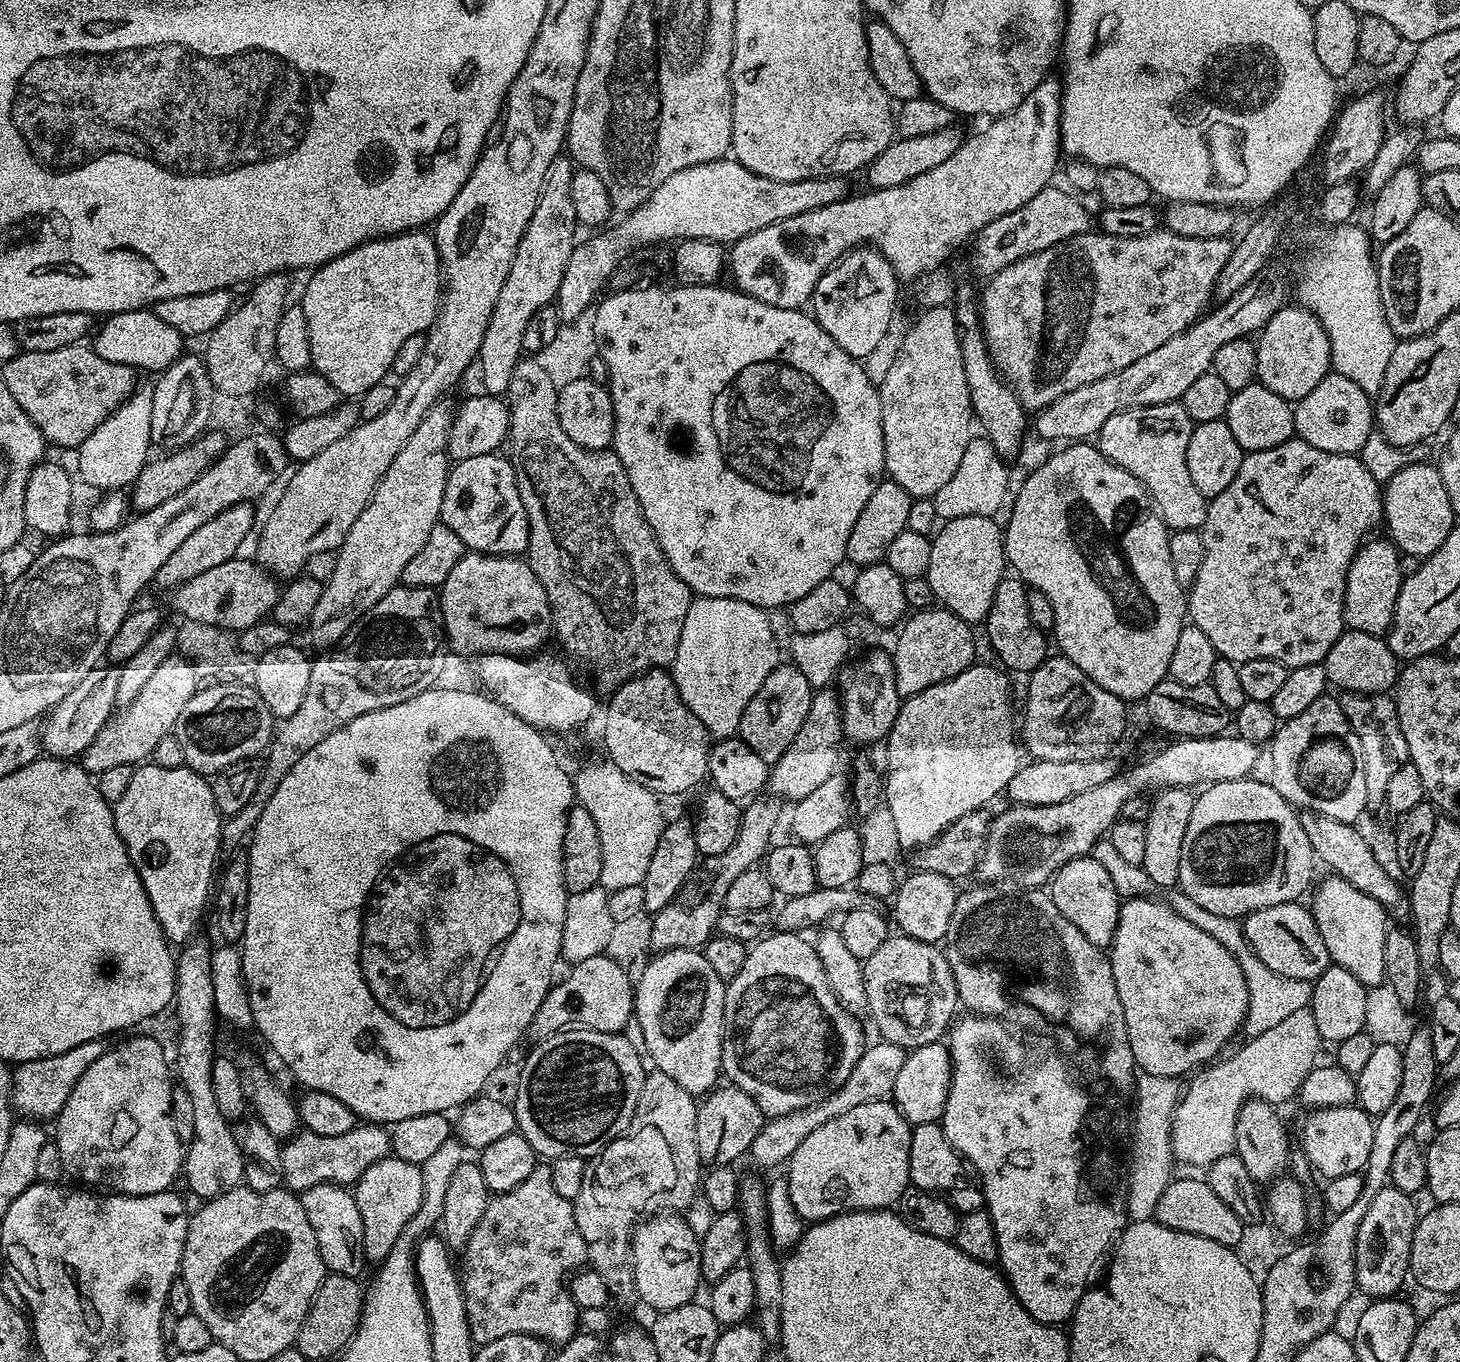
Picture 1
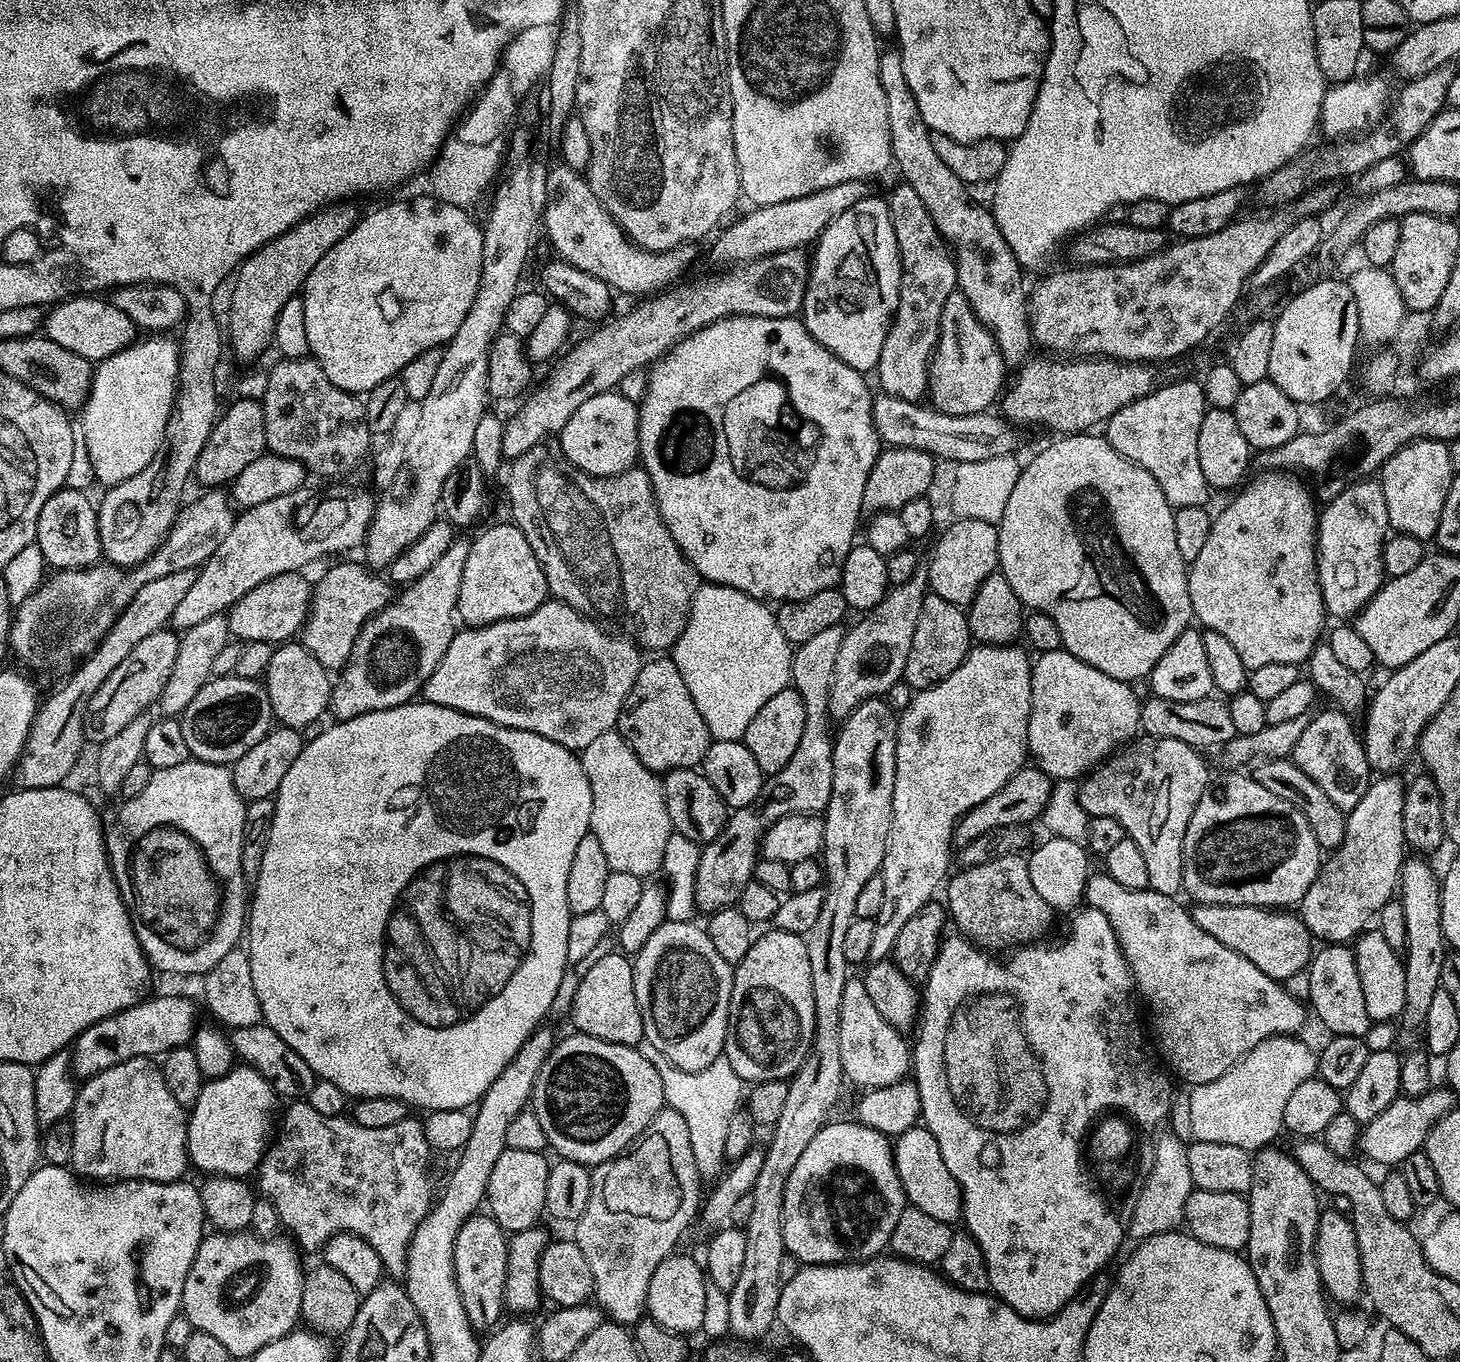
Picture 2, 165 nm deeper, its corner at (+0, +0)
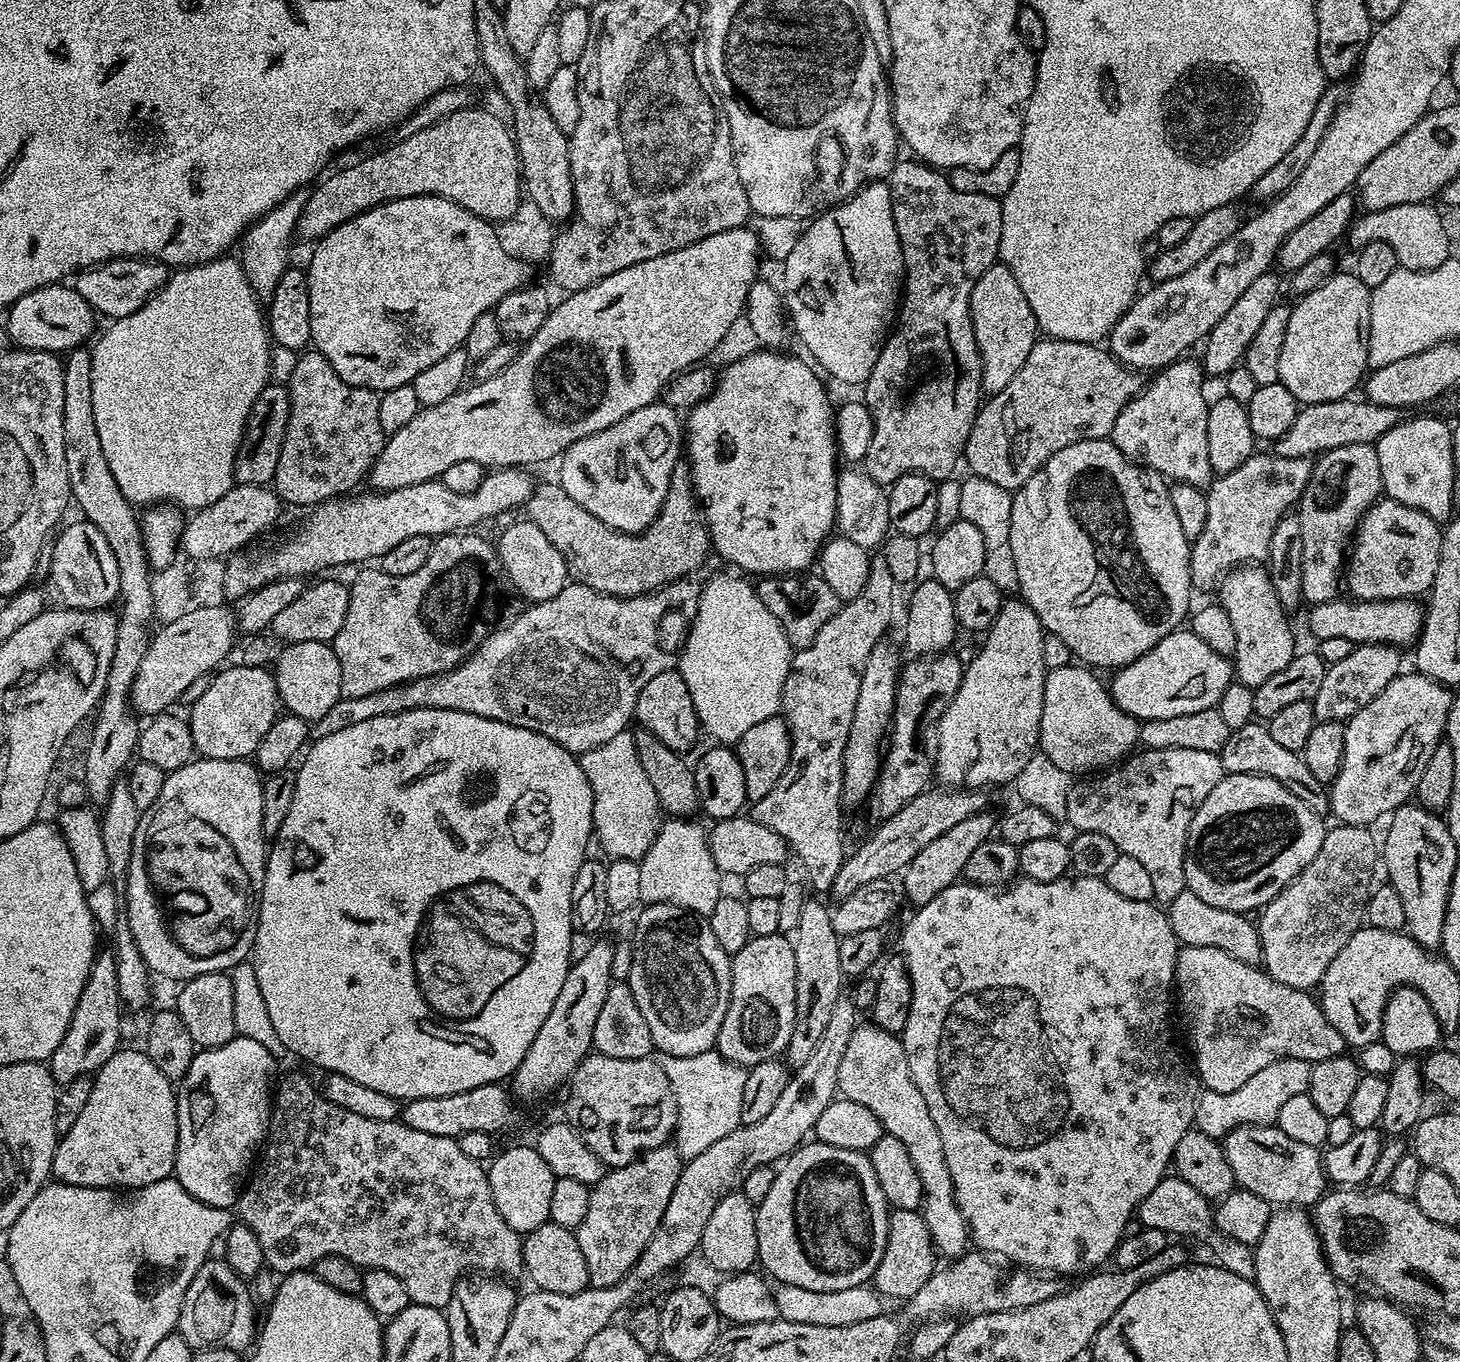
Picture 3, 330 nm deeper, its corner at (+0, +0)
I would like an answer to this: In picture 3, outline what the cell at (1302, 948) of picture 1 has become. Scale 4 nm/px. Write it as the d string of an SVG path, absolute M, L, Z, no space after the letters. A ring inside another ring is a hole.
M1184 891L1166 906L1168 921L1174 930L1177 941L1184 946L1214 946L1218 950L1226 950L1238 962L1256 964L1260 960L1260 929L1252 924L1243 912L1222 910L1218 906L1210 906L1210 902L1202 902L1198 894Z

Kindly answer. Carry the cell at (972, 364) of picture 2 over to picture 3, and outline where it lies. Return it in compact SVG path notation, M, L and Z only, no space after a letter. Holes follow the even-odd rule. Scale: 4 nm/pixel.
M1003 262L992 265L990 270L978 278L974 290L970 294L970 310L972 311L972 329L974 338L978 342L978 350L982 358L982 388L985 393L995 394L1002 392L1004 387L1022 370L1026 358L1030 358L1030 350L1034 350L1038 339L1038 325L1034 318L1034 310L1030 310L1030 302L1026 302L1026 294L1022 294L1022 286L1018 286L1018 278L1010 274L1010 270Z

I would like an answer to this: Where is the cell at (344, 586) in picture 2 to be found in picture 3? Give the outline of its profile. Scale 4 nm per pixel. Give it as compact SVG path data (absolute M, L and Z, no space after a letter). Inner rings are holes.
M476 534L435 537L430 558L426 558L426 563L414 570L414 574L391 576L373 570L351 581L346 620L330 641L338 666L342 666L340 695L343 699L366 698L366 694L378 694L378 690L386 690L395 684L407 684L409 680L421 680L423 676L441 676L480 647L497 623L502 569L495 547L482 537L472 535Z

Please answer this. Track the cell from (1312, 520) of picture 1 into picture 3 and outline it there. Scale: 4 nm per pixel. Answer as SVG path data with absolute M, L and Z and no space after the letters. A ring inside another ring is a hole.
M1241 566L1228 573L1218 585L1218 602L1230 614L1234 625L1236 650L1234 653L1234 676L1239 683L1256 689L1266 678L1278 674L1298 655L1296 640L1292 637L1289 617L1279 602L1272 585L1269 569L1264 566Z

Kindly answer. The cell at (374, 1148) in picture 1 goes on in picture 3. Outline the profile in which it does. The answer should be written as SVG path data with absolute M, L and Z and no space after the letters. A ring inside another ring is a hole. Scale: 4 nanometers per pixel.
M292 1072L284 1081L274 1088L272 1101L272 1118L268 1130L267 1141L262 1148L262 1155L251 1173L250 1179L243 1186L240 1194L238 1211L239 1219L248 1225L258 1238L258 1246L262 1246L264 1262L276 1274L291 1274L311 1269L317 1262L327 1256L350 1258L361 1270L377 1268L386 1270L386 1274L394 1274L406 1286L409 1301L422 1306L434 1306L447 1309L452 1291L459 1280L469 1274L499 1274L504 1278L521 1275L524 1267L524 1250L521 1233L515 1232L498 1214L498 1206L494 1206L494 1194L490 1194L490 1182L485 1165L481 1161L467 1156L462 1150L459 1139L438 1134L426 1134L422 1130L410 1130L399 1119L390 1122L374 1122L374 1118L362 1118L350 1110L342 1110L342 1106L334 1106L322 1094L316 1091L316 1085L307 1075Z

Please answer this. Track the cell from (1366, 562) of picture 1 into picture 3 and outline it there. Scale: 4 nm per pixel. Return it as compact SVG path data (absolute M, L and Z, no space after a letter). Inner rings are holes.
M1351 444L1350 446L1338 446L1329 452L1320 453L1314 464L1315 471L1320 472L1344 472L1344 489L1340 497L1329 508L1320 508L1316 500L1311 500L1311 495L1301 496L1298 505L1298 517L1302 530L1303 557L1302 557L1302 594L1303 599L1309 605L1321 604L1327 600L1337 599L1342 588L1342 573L1346 568L1346 553L1350 548L1356 525L1370 510L1370 506L1381 499L1384 487L1382 486L1382 470L1378 466L1378 454L1375 444Z

